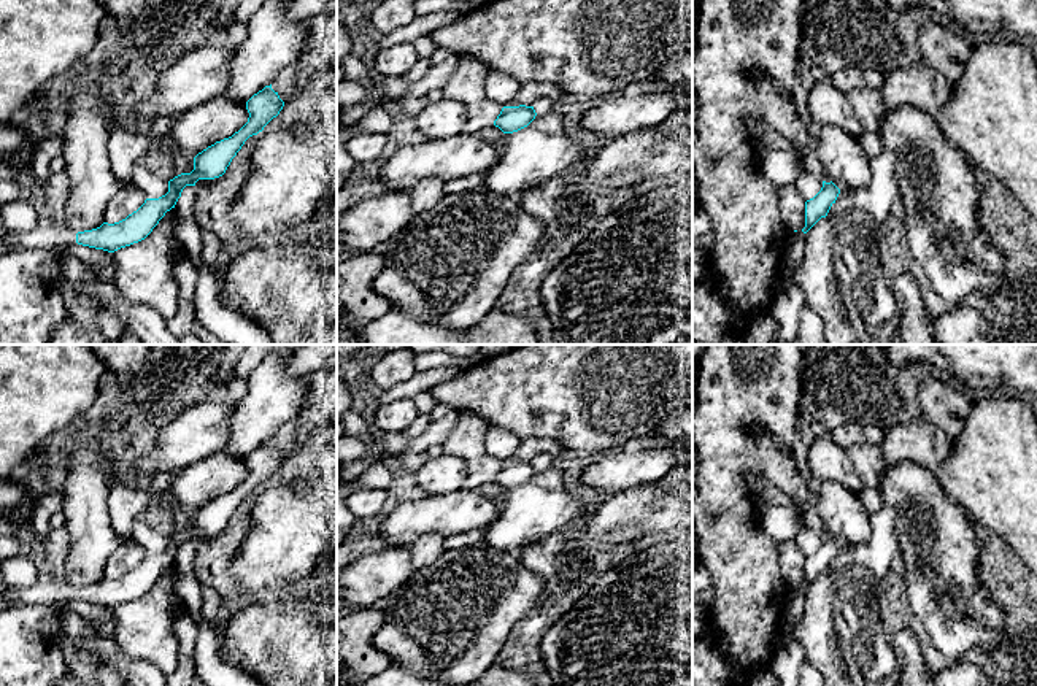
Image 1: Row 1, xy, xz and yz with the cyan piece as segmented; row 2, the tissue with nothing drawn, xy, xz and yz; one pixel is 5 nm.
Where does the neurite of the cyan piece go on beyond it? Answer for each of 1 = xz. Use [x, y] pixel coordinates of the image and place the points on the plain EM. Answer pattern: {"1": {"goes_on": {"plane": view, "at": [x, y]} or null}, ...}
{"1": {"goes_on": null}}

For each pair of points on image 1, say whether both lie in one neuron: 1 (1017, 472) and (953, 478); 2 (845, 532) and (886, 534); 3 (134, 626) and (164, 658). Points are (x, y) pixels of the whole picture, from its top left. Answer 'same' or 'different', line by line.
1: same
2: different
3: same

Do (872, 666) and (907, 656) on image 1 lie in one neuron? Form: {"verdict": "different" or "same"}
{"verdict": "different"}

